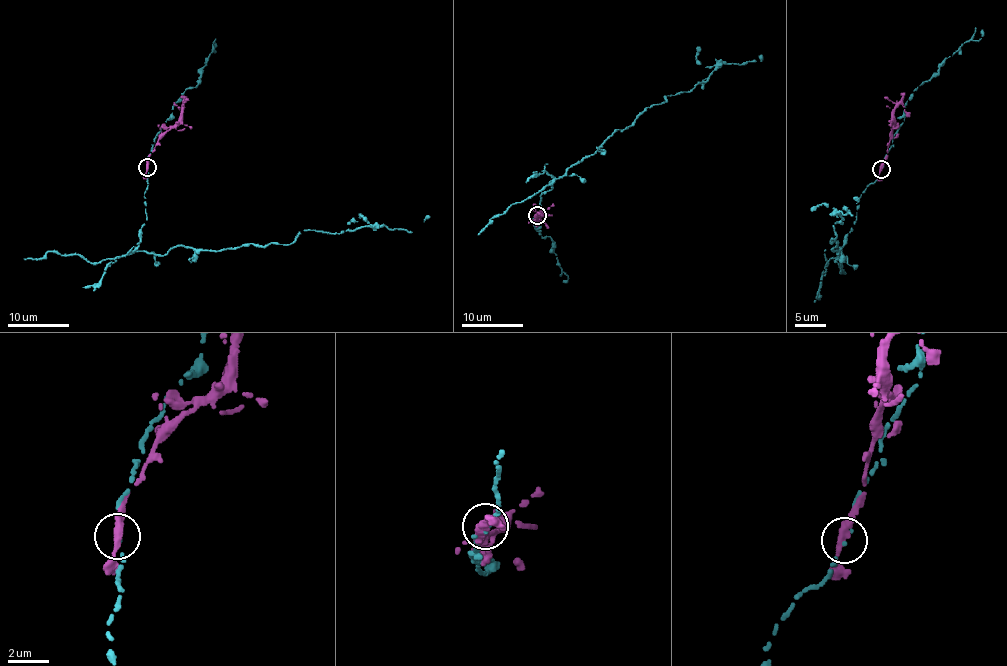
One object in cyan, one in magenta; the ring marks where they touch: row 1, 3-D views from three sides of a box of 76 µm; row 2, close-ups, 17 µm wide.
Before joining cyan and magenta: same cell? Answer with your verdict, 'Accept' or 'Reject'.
Reject

